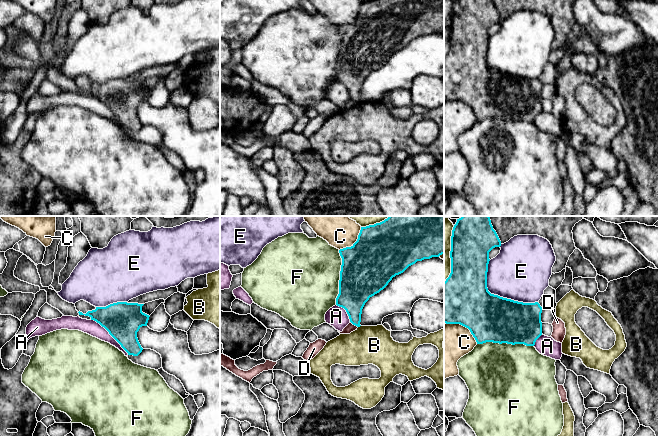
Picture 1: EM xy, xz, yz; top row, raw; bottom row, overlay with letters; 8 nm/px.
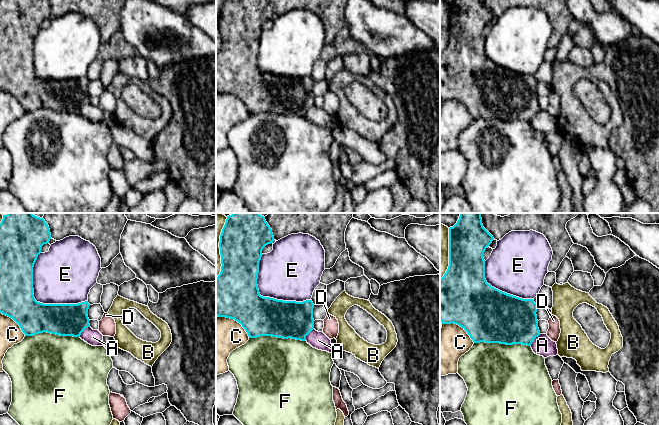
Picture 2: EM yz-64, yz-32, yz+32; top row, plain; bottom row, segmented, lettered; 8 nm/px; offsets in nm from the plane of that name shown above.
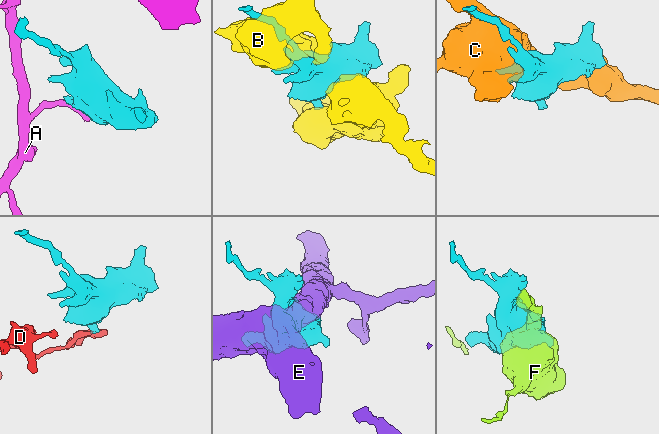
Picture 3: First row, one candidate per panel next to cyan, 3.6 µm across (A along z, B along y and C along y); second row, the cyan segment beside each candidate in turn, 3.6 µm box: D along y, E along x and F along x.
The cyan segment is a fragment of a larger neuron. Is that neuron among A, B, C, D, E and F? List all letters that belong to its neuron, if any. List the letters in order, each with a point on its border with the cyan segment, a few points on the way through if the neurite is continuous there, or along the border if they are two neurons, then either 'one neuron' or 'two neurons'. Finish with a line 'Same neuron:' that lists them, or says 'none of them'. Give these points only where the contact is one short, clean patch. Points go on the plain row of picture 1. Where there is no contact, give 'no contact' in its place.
A: meets cyan in xy at (110, 110); two neurons
B: meets cyan in yz at (450, 30); two neurons
C: meets cyan in yz at (463, 101); two neurons
D: meets cyan in xz at (354, 100); two neurons
E: meets cyan in yz at (497, 71); two neurons
F: meets cyan in yz at (505, 118); two neurons
Same neuron: none of them

